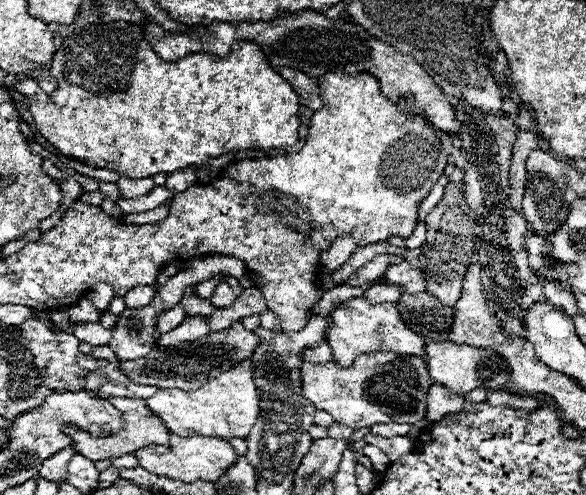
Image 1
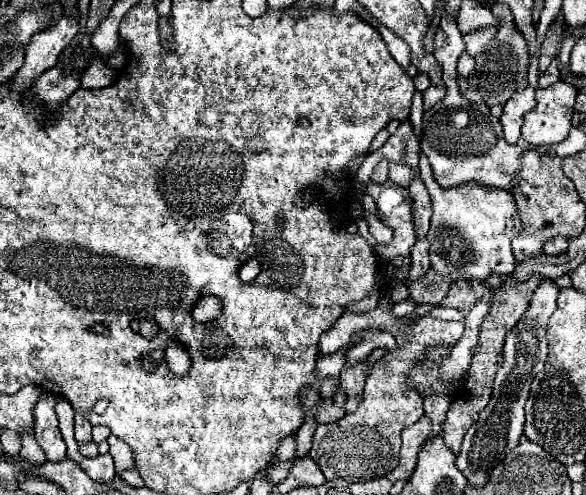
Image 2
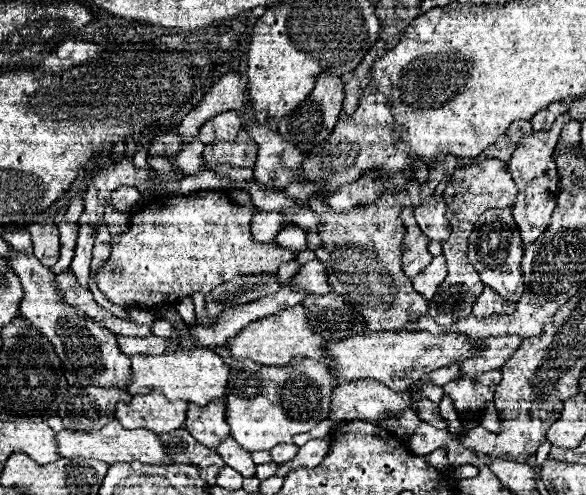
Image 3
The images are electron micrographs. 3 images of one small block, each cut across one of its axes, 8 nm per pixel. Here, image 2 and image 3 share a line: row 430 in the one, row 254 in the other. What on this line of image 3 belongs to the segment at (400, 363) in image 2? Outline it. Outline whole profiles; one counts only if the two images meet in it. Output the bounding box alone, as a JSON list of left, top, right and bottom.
[308,178,428,332]

